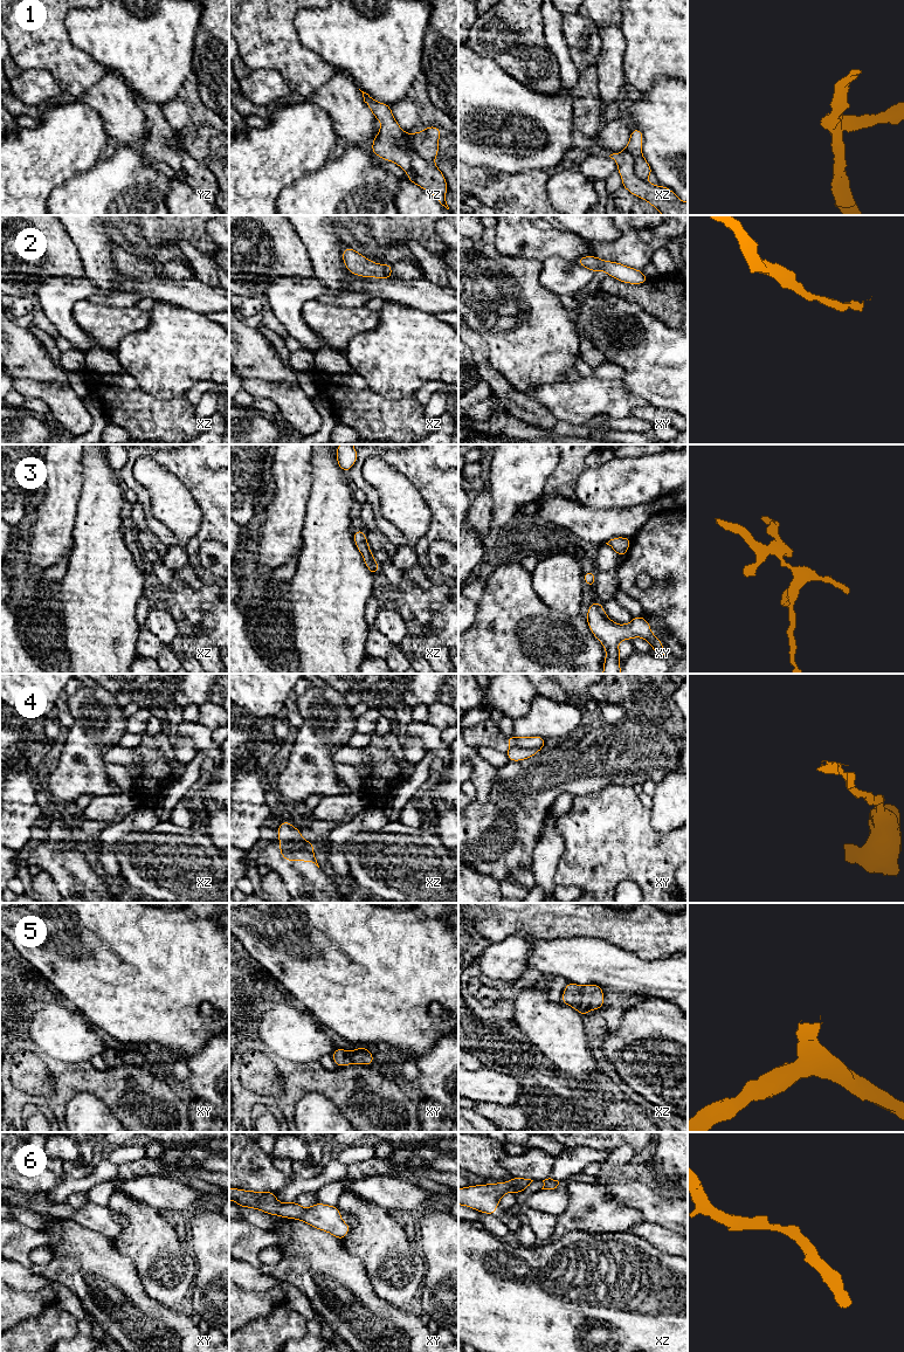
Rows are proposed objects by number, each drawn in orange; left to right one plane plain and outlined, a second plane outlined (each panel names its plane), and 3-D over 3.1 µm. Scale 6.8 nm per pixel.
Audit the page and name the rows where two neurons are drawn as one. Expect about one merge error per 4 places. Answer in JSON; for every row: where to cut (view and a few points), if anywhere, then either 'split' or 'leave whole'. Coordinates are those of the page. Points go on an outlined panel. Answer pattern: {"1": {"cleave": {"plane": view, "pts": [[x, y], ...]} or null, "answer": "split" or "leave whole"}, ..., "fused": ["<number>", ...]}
{"1": {"cleave": {"plane": "yz", "pts": [[408, 135], [404, 147], [414, 150], [433, 163]]}, "answer": "split"}, "2": {"cleave": null, "answer": "leave whole"}, "3": {"cleave": null, "answer": "leave whole"}, "4": {"cleave": {"plane": "xz", "pts": [[297, 829], [302, 846], [282, 854]]}, "answer": "split"}, "5": {"cleave": null, "answer": "leave whole"}, "6": {"cleave": null, "answer": "leave whole"}, "fused": ["1", "4"]}

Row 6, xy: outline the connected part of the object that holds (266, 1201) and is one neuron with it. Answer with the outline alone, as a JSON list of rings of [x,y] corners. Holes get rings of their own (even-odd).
[[[229,1188],[229,1200],[240,1207],[260,1209],[270,1215],[301,1220],[317,1229],[327,1232],[343,1241],[351,1227],[341,1220],[339,1208],[317,1202],[304,1208],[296,1201],[290,1203],[278,1202],[275,1192],[254,1192]]]

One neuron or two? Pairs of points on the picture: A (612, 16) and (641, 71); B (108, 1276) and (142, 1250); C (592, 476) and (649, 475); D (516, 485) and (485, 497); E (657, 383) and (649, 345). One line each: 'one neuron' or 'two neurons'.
A: two neurons
B: two neurons
C: one neuron
D: two neurons
E: one neuron

